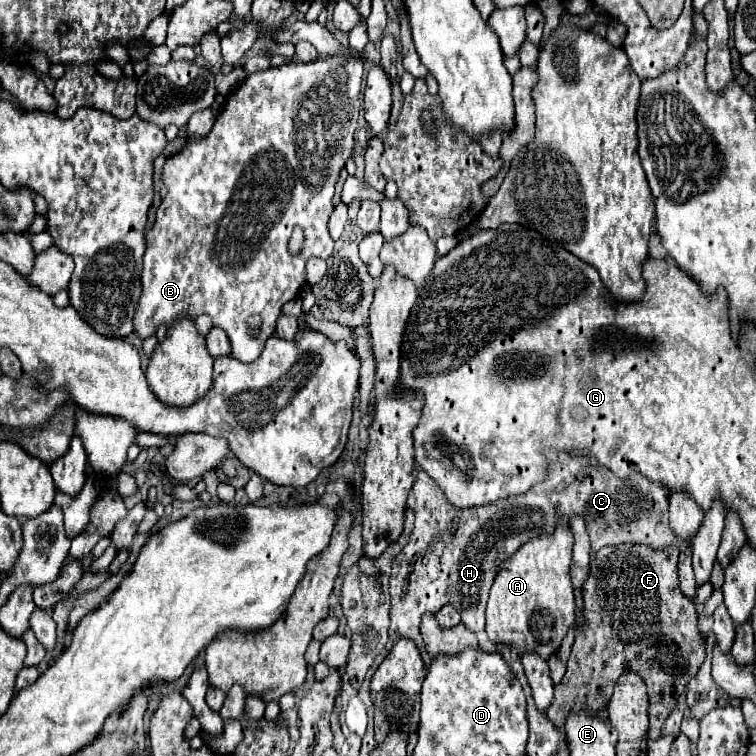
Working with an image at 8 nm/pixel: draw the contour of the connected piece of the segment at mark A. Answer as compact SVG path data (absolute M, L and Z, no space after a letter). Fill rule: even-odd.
M559 519L553 533L529 539L515 551L515 555L499 565L487 603L485 629L491 641L515 645L519 655L525 651L537 651L541 657L549 659L557 653L561 639L575 621L575 597L569 575L571 547L571 527Z

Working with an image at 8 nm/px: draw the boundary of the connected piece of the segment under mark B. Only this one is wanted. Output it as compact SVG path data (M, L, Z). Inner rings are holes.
M347 51L343 55L317 57L315 61L309 61L309 63L301 63L301 61L293 59L287 65L271 67L267 71L253 73L227 97L221 113L215 119L213 129L203 139L189 141L179 153L165 159L163 171L165 171L167 195L163 197L163 201L157 209L157 219L155 219L153 229L147 233L147 251L145 251L145 259L143 259L143 277L141 277L143 293L141 293L141 301L137 307L137 317L135 317L135 333L141 339L147 339L149 335L153 335L157 325L171 325L173 321L177 321L185 313L189 317L209 315L213 319L213 325L225 329L225 333L229 335L231 345L233 345L233 357L237 357L241 361L255 361L261 355L267 339L275 333L275 321L281 315L281 307L287 301L295 299L305 285L307 259L309 257L329 259L333 253L335 243L327 231L327 221L329 221L329 215L333 211L333 193L335 193L335 183L339 179L339 173L345 167L345 163L353 157L355 131L357 131L357 119L359 119L359 109L361 109L359 93L361 93L361 81L363 81L363 63L365 63L363 53ZM297 225L305 233L305 243L303 243L303 251L299 255L291 255L287 245L289 245L289 237L293 233L293 227L297 227ZM255 313L261 315L263 329L257 337L251 337L247 333L247 319Z

